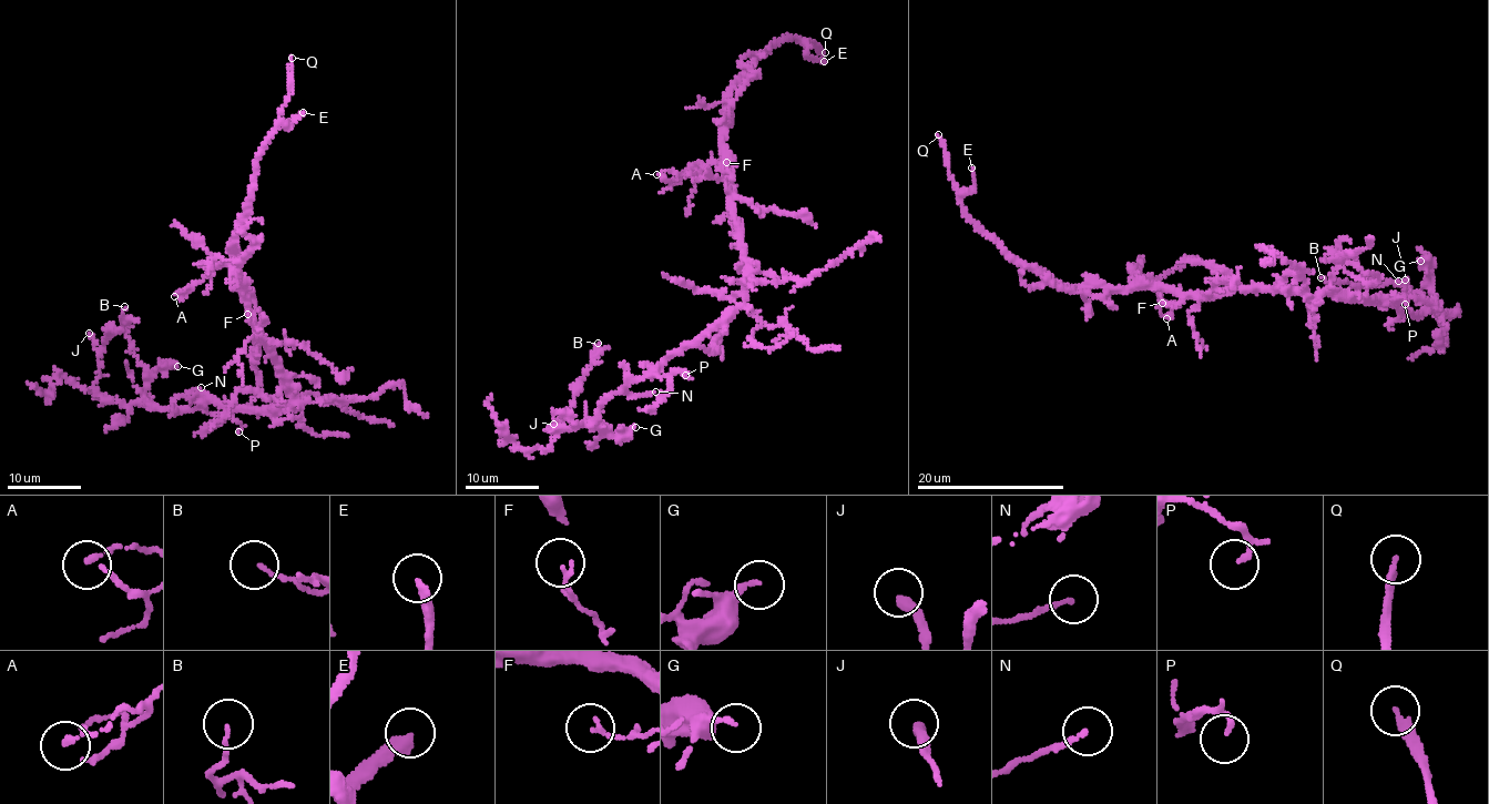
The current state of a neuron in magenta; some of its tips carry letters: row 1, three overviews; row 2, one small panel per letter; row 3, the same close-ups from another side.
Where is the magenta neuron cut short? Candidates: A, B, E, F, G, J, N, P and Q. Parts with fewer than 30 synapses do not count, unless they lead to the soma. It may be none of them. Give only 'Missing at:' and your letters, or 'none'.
Missing at: E, Q

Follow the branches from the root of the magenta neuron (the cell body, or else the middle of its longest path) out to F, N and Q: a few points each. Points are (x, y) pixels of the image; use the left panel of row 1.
F: (286, 382), (269, 345), (259, 336), (247, 314)
N: (286, 382), (292, 408), (252, 409), (223, 407), (206, 400), (193, 408), (174, 408), (176, 398), (201, 387)
Q: (286, 382), (269, 345), (259, 336), (241, 291), (232, 243), (256, 177), (254, 165), (289, 92), (292, 58)

